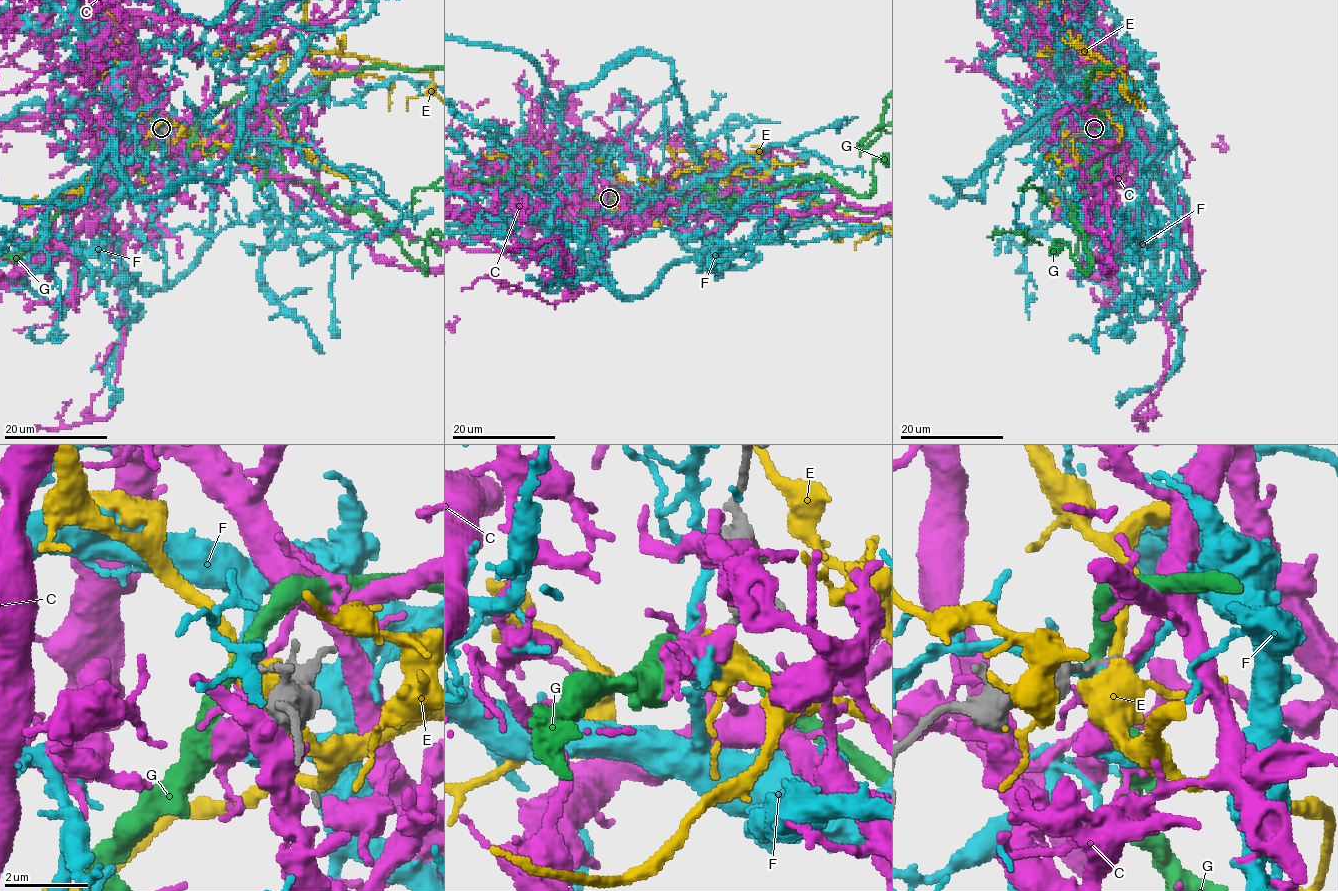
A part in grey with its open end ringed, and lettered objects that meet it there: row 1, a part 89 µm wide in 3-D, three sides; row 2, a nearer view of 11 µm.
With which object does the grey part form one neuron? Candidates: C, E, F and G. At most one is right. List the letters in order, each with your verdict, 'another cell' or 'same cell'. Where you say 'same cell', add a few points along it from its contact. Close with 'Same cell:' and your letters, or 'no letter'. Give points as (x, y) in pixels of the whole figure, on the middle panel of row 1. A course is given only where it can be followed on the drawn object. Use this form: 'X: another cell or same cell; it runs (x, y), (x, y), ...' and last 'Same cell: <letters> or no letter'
C: another cell
E: another cell
F: another cell
G: another cell
Same cell: no letter

